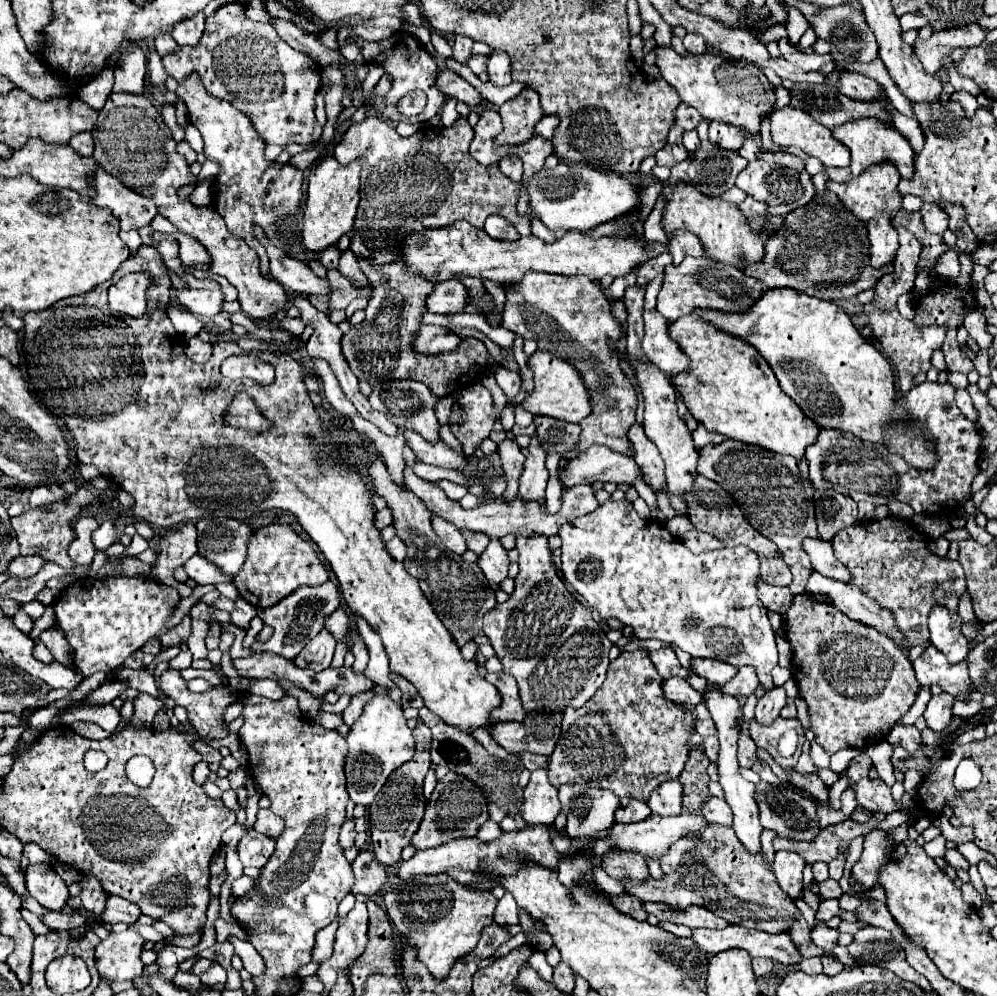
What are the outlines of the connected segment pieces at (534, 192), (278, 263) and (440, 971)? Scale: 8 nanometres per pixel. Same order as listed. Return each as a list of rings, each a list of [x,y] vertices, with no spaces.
[[[560,162],[554,168],[540,168],[540,172],[534,174],[532,182],[528,182],[524,190],[530,196],[528,208],[532,210],[532,214],[552,230],[564,228],[584,232],[634,210],[640,202],[634,186],[622,176],[614,172],[604,174],[586,164],[572,162]]]
[[[254,228],[254,236],[256,240],[266,248],[268,258],[270,258],[270,276],[274,280],[278,280],[286,290],[292,292],[300,292],[300,294],[328,294],[330,284],[320,280],[306,262],[300,262],[296,258],[292,258],[290,254],[282,252],[280,248],[276,248],[266,234],[262,232],[262,228]]]
[[[388,874],[388,882],[384,888],[384,906],[392,924],[418,948],[418,960],[428,966],[430,974],[436,980],[446,978],[446,974],[450,972],[450,964],[454,964],[458,956],[474,950],[482,928],[494,922],[496,904],[498,898],[494,896],[492,888],[470,888],[452,880],[450,876],[440,874],[418,876],[414,880],[408,880],[406,884],[398,884],[396,874]]]

